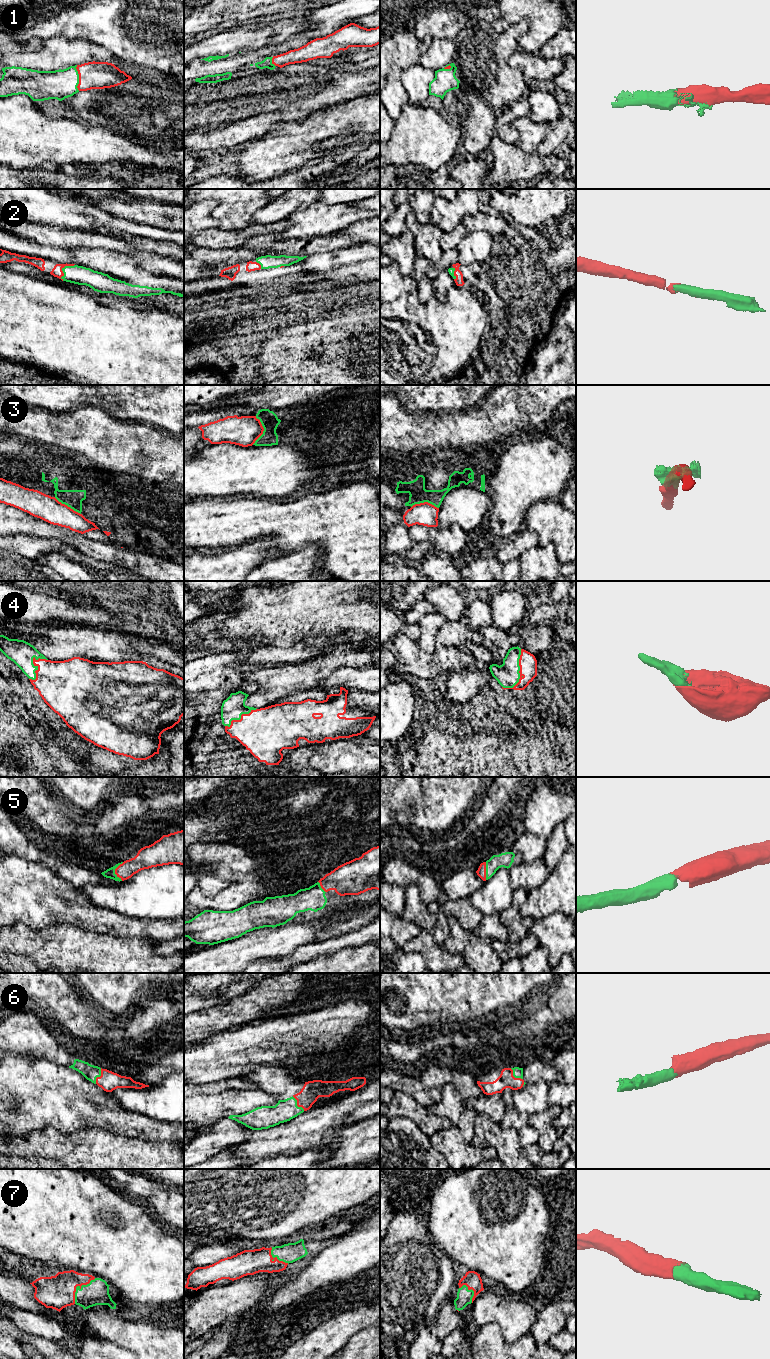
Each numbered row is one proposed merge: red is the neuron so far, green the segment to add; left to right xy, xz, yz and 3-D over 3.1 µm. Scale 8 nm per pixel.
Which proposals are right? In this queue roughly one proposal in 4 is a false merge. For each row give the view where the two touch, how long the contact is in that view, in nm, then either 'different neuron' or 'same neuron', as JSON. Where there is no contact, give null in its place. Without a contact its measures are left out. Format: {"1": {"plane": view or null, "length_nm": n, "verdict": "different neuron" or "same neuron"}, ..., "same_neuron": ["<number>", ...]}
{"1": {"plane": "xy", "length_nm": 200, "verdict": "same neuron"}, "2": {"plane": "xy", "length_nm": 170, "verdict": "same neuron"}, "3": {"plane": "xz", "length_nm": 240, "verdict": "same neuron"}, "4": {"plane": "yz", "length_nm": 360, "verdict": "same neuron"}, "5": {"plane": "xy", "length_nm": 150, "verdict": "same neuron"}, "6": {"plane": "xy", "length_nm": 140, "verdict": "same neuron"}, "7": {"plane": "xy", "length_nm": 260, "verdict": "same neuron"}, "same_neuron": ["1", "2", "3", "4", "5", "6", "7"]}

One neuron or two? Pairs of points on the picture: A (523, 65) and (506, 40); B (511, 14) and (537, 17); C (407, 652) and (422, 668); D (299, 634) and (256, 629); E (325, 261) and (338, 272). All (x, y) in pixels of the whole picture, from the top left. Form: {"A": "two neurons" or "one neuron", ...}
{"A": "two neurons", "B": "one neuron", "C": "one neuron", "D": "one neuron", "E": "one neuron"}

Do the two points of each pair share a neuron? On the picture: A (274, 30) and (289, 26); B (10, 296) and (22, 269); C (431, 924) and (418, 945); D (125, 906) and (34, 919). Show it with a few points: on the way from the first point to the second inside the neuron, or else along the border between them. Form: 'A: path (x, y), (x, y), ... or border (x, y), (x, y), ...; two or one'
A: path (278, 30), (285, 29); one
B: border (10, 271), (43, 280); two
C: border (422, 929), (425, 929), (442, 946); two
D: border (87, 897), (98, 906), (109, 908), (130, 917); two

